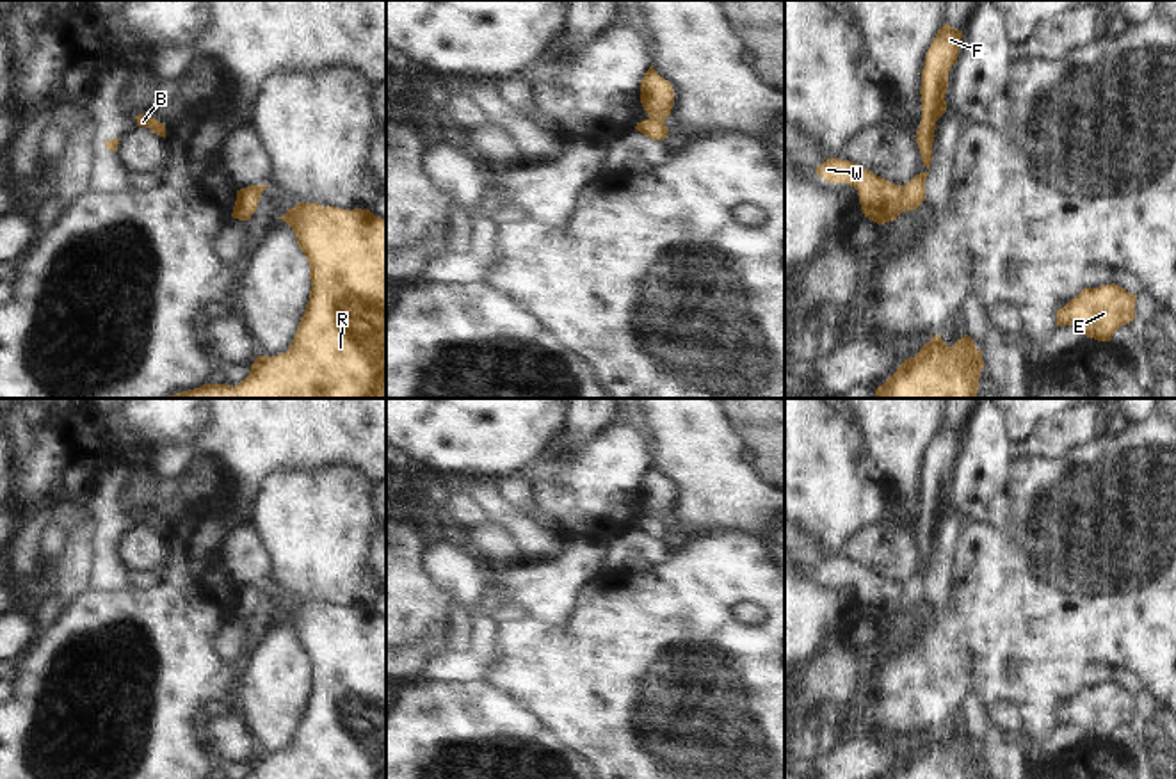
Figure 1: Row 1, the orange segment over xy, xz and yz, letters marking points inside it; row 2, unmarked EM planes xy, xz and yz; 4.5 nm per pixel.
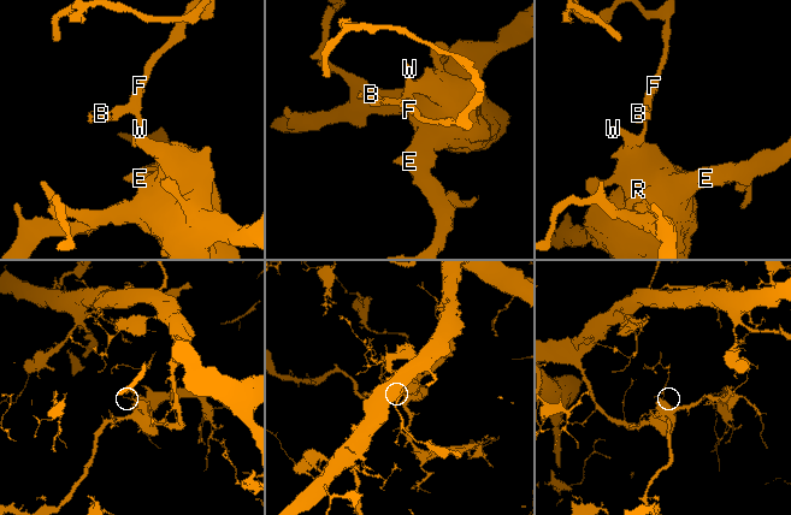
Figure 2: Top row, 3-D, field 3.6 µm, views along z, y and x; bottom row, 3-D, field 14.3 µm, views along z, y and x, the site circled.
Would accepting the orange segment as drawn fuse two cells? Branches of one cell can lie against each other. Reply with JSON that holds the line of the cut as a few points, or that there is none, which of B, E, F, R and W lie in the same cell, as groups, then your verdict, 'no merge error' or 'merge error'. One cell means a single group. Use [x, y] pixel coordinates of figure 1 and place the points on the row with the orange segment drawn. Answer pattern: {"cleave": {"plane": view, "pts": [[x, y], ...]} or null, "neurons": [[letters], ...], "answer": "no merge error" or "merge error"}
{"cleave": {"plane": "yz", "pts": [[904, 187], [901, 210]]}, "neurons": [["B", "F"], ["E", "R", "W"]], "answer": "merge error"}

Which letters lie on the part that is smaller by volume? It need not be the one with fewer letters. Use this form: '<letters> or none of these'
B, F

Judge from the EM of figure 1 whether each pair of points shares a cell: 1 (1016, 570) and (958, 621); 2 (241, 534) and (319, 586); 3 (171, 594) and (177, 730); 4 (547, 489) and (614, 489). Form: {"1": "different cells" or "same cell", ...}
{"1": "same cell", "2": "different cells", "3": "same cell", "4": "same cell"}

